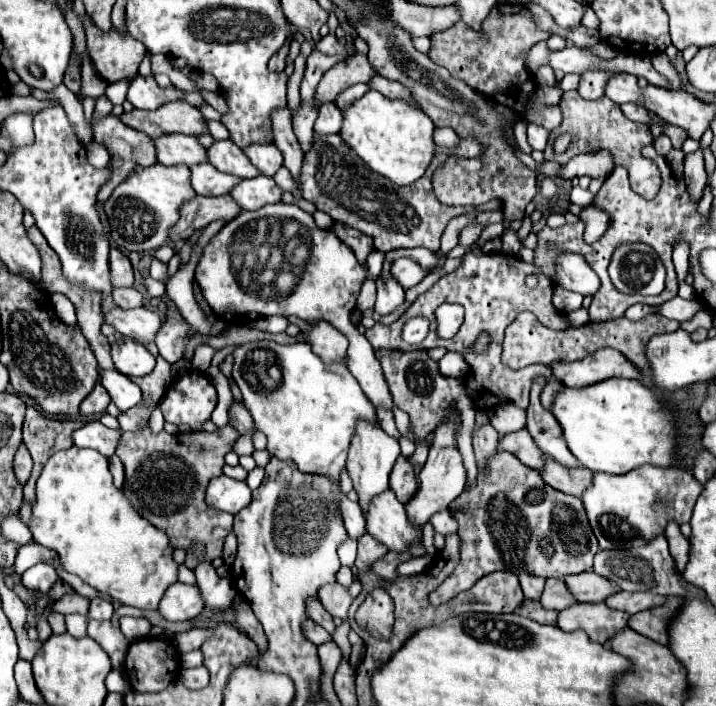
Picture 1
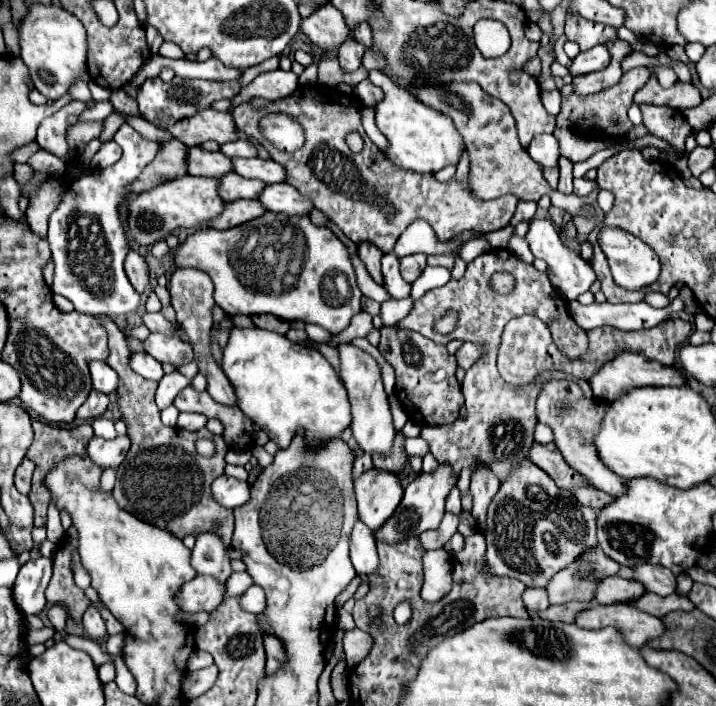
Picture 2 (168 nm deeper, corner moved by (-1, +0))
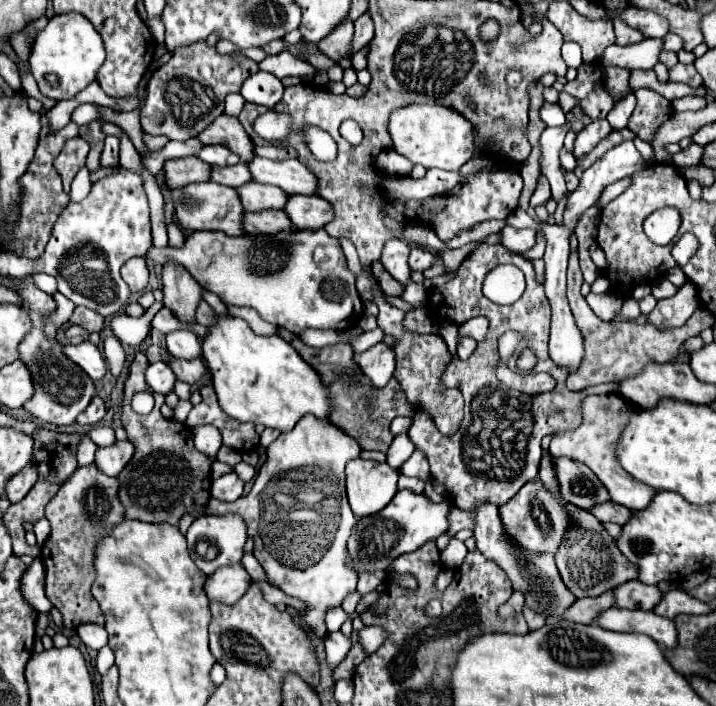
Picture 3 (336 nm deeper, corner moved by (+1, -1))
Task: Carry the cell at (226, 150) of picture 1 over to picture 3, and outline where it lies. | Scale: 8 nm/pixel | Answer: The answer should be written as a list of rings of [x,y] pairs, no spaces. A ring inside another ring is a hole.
[[[256,156],[248,168],[256,182],[278,186],[288,194],[318,194],[318,178],[306,166],[302,166],[300,160],[278,162]]]

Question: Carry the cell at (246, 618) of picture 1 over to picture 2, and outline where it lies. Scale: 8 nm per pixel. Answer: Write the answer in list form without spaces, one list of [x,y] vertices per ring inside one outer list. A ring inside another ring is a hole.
[[[270,633],[264,635],[264,647],[266,647],[266,673],[272,675],[272,673],[276,673],[276,667],[280,667],[284,663],[284,659],[286,659],[284,657],[284,647]]]

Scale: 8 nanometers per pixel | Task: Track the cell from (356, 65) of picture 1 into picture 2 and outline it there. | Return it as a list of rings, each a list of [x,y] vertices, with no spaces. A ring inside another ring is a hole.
[[[348,41],[340,47],[340,53],[338,53],[338,61],[340,61],[340,67],[344,73],[352,73],[356,69],[362,67],[362,55],[364,55],[366,47],[358,41]]]

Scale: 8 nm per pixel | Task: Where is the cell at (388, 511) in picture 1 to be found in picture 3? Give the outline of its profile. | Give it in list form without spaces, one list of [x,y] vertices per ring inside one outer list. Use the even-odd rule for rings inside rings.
[[[354,458],[346,464],[346,490],[354,516],[364,518],[380,512],[398,492],[398,470],[386,462]]]

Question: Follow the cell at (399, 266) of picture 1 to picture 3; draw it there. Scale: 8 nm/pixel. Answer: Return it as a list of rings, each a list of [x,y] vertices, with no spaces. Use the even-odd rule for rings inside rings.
[[[412,248],[412,252],[410,252],[410,268],[412,270],[424,272],[424,270],[432,268],[436,264],[436,260],[438,260],[436,254],[430,254],[430,252],[422,250],[422,248]]]

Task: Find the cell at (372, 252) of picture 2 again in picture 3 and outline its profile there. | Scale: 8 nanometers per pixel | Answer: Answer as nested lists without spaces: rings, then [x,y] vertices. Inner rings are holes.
[[[376,260],[376,262],[372,264],[372,272],[374,272],[374,276],[376,276],[376,280],[378,280],[378,284],[380,284],[380,288],[382,288],[382,292],[384,292],[386,296],[402,296],[404,286],[398,284],[398,282],[382,268],[382,262]]]

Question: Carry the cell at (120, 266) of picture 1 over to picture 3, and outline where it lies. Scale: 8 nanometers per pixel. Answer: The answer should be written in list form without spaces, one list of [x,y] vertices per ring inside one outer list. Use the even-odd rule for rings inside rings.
[[[130,258],[122,270],[120,270],[124,282],[128,284],[130,292],[144,292],[144,288],[148,286],[148,268],[146,268],[146,260],[144,258]]]

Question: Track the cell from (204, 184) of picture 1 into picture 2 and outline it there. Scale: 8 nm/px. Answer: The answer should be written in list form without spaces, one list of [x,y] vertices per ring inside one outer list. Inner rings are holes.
[[[230,171],[224,177],[218,177],[218,183],[220,183],[220,197],[224,197],[226,203],[236,199],[256,199],[264,187],[262,181],[244,179],[234,171]]]

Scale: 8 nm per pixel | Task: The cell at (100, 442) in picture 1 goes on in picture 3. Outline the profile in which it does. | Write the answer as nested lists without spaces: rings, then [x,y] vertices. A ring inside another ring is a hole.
[[[128,440],[116,442],[110,448],[98,448],[96,452],[96,466],[106,474],[106,476],[118,476],[122,468],[130,462],[134,454],[134,446]]]

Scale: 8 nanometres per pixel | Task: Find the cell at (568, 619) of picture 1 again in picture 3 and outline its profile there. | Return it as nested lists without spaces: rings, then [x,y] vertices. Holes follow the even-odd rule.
[[[614,606],[602,612],[596,624],[614,632],[646,634],[666,648],[674,648],[674,644],[678,644],[678,632],[674,628],[674,622],[646,610],[624,610]]]

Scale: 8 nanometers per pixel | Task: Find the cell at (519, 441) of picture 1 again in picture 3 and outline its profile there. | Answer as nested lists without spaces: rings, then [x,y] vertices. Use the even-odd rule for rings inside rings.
[[[554,458],[554,466],[562,488],[562,496],[568,502],[584,510],[610,502],[610,494],[604,486],[600,486],[598,476],[594,476],[594,472],[586,464],[580,464],[570,458]]]

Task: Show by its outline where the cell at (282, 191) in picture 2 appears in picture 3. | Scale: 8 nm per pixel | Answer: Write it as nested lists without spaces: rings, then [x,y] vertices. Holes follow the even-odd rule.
[[[294,194],[284,210],[298,230],[320,230],[334,220],[334,208],[322,196]]]

